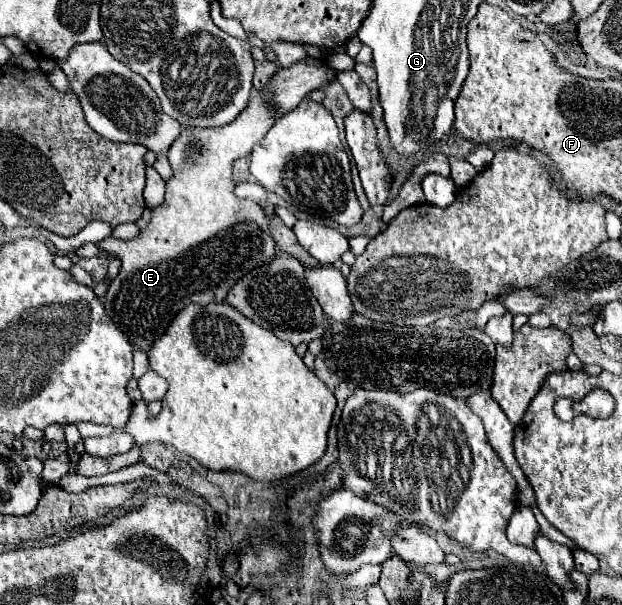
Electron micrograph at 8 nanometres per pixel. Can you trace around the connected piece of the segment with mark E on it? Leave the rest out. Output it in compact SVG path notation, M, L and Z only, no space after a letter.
M255 91L249 99L249 105L247 109L233 121L229 123L227 127L217 127L217 129L183 129L183 133L179 135L179 139L171 145L171 149L167 151L167 159L173 167L173 177L167 181L167 191L165 191L165 201L163 205L155 207L153 213L151 213L151 223L145 231L141 231L141 235L133 241L121 241L121 239L107 239L107 243L99 243L101 249L105 251L111 251L115 253L121 261L123 261L123 267L119 271L119 275L111 281L111 287L109 287L109 293L105 295L105 309L109 313L109 317L113 319L113 323L119 327L119 331L123 331L123 335L127 335L129 343L143 349L143 351L149 351L151 349L151 343L155 343L155 339L159 339L159 335L163 335L163 331L167 331L171 319L183 309L187 307L189 303L199 303L203 307L207 307L207 303L221 303L227 295L227 291L235 285L237 279L241 279L245 275L245 271L257 267L259 263L267 263L275 257L275 241L271 239L269 235L269 221L263 213L263 209L251 201L251 199L239 199L235 197L233 189L235 189L235 183L233 183L233 177L231 177L231 167L233 167L233 161L239 159L239 157L247 157L251 153L251 149L263 139L263 135L269 131L269 127L273 125L273 107L269 105L269 101L263 97L263 93Z

